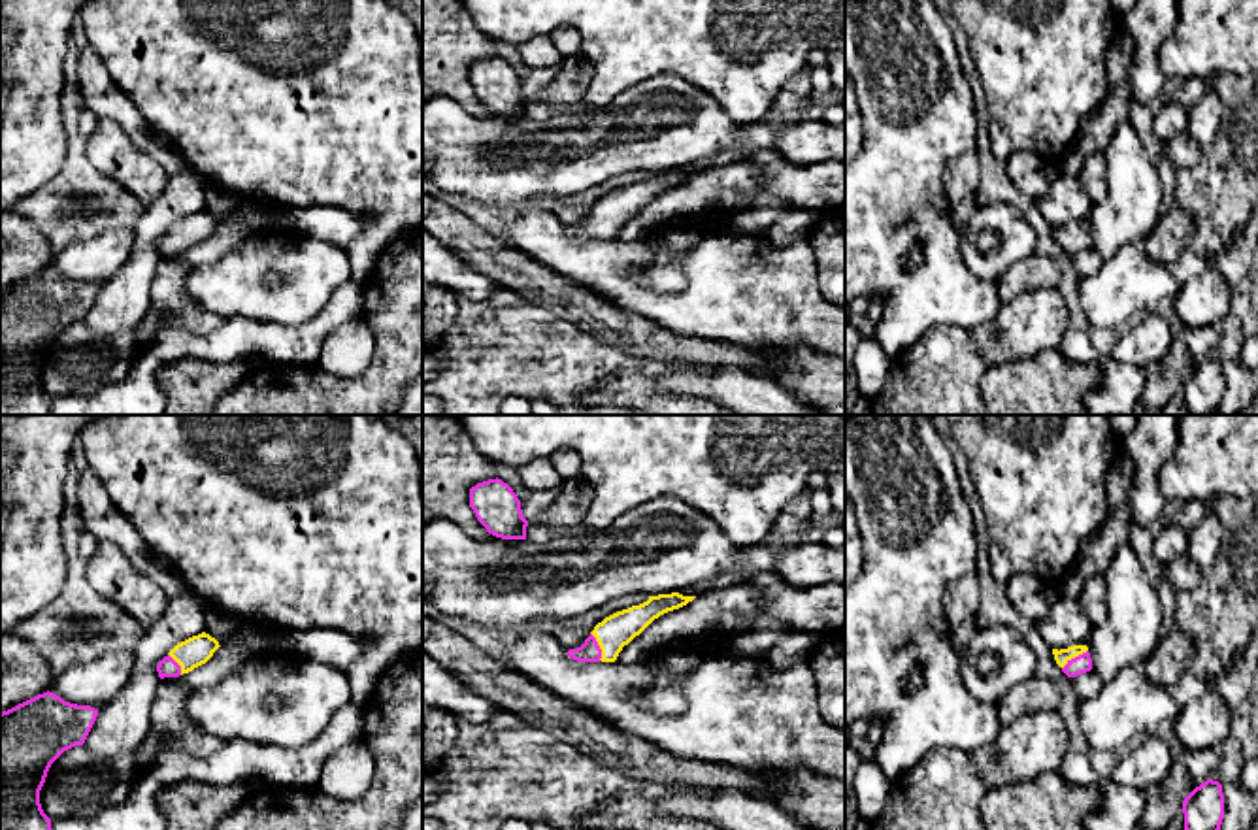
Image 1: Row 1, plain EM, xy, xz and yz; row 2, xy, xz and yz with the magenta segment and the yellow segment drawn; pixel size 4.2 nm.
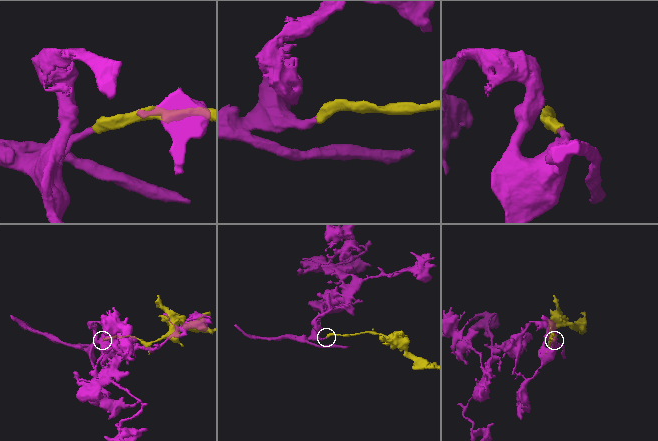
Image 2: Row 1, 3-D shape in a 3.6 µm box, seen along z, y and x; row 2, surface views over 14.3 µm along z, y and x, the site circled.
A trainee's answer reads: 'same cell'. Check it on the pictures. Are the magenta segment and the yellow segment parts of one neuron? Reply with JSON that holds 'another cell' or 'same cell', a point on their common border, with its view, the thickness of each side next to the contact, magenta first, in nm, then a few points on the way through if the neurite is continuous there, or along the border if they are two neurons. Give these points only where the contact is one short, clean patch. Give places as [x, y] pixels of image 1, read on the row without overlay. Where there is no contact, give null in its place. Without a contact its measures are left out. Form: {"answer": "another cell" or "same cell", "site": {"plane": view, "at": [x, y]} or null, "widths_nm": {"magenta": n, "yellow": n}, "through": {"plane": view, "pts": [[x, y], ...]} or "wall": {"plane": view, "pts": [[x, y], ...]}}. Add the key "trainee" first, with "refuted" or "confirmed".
{"trainee": "confirmed", "answer": "same cell", "site": {"plane": "yz", "at": [1075, 234]}, "widths_nm": {"magenta": 80, "yellow": 60}, "through": {"plane": "yz", "pts": [[1083, 240], [1075, 234], [1062, 232]]}}

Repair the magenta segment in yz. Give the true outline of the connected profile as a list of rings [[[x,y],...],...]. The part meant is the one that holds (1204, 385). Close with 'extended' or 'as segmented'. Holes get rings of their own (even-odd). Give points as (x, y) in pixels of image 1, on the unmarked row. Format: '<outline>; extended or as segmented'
[[[1207,357],[1183,379],[1184,407],[1190,415],[1218,411],[1224,396],[1224,372],[1218,358]]]; as segmented

